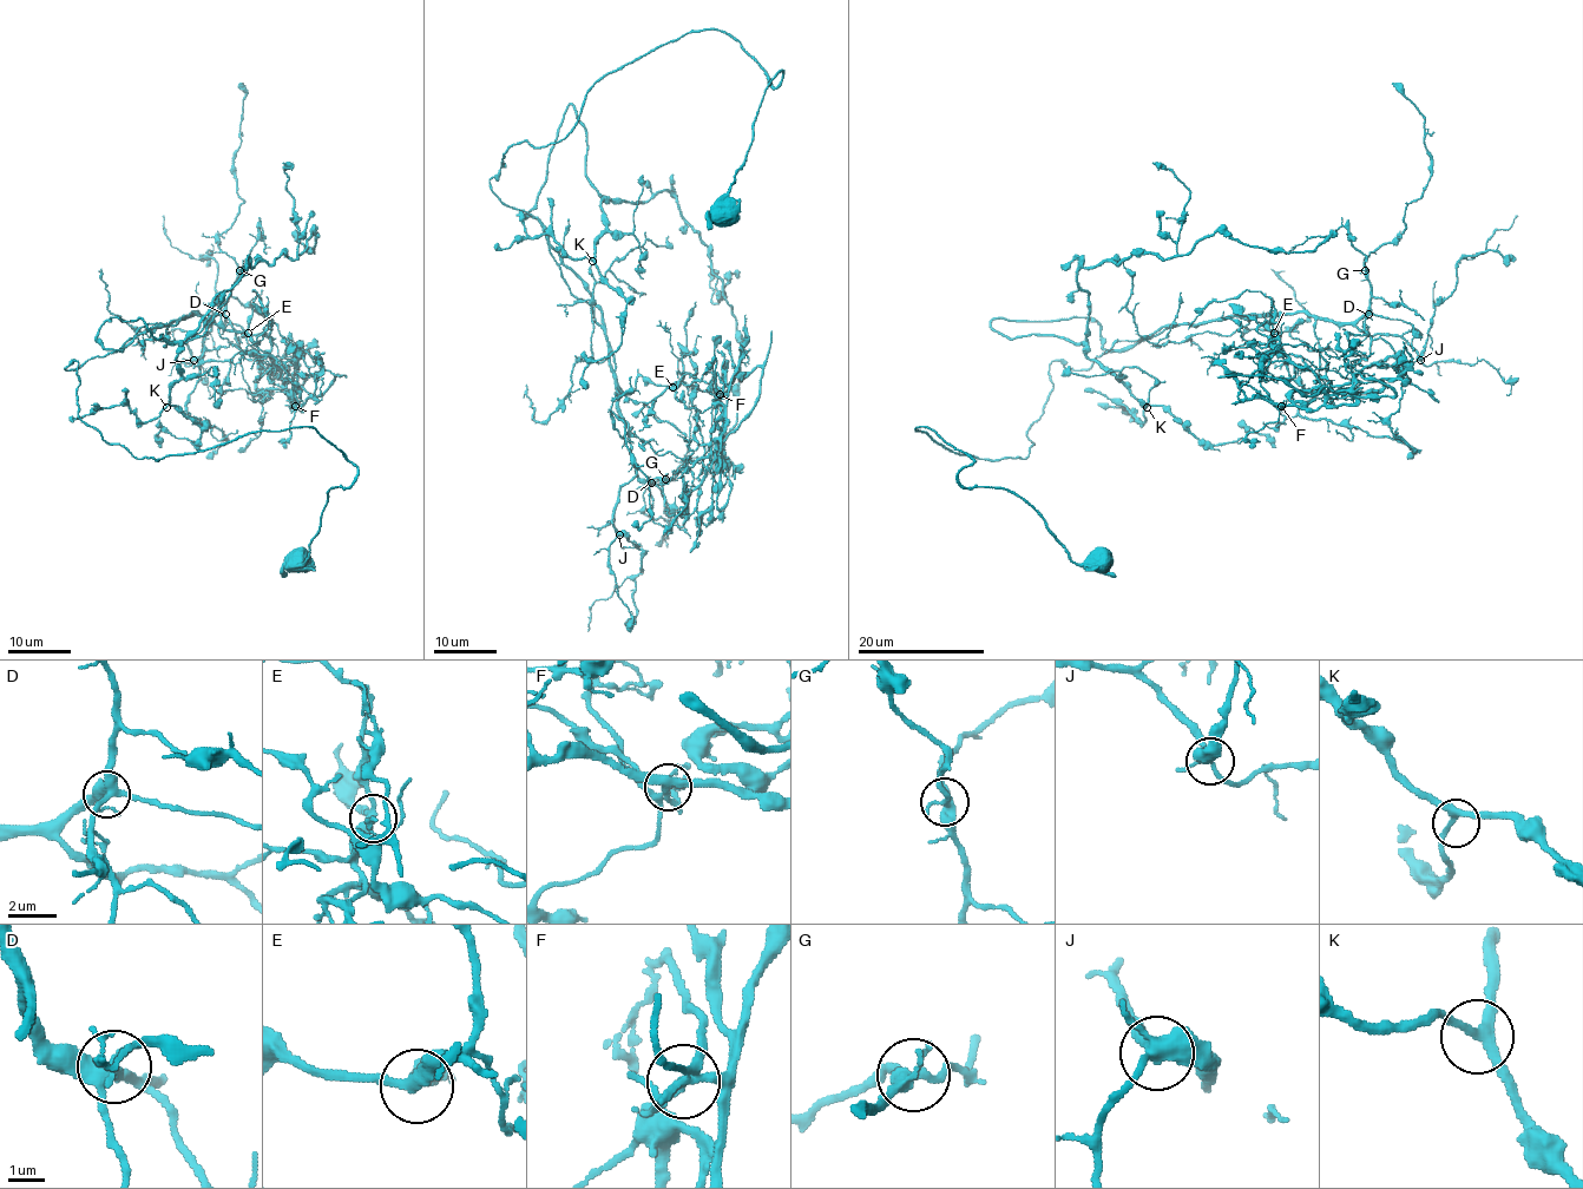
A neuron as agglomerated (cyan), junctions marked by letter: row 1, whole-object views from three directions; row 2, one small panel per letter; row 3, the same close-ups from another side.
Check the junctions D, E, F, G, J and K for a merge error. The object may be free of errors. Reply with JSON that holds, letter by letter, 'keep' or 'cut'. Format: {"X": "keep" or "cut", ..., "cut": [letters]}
{"D": "keep", "E": "keep", "F": "cut", "G": "keep", "J": "keep", "K": "keep", "cut": ["F"]}

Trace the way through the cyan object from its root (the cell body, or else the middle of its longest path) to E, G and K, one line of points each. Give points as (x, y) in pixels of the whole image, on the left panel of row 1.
E: (300, 560), (356, 473), (313, 426), (136, 458), (78, 416), (64, 368), (188, 315), (248, 333)
G: (300, 560), (356, 473), (313, 426), (136, 458), (78, 416), (64, 368), (208, 322), (240, 270)
K: (300, 560), (356, 473), (313, 426), (136, 458), (78, 416), (64, 368), (142, 319), (178, 345), (166, 407)

